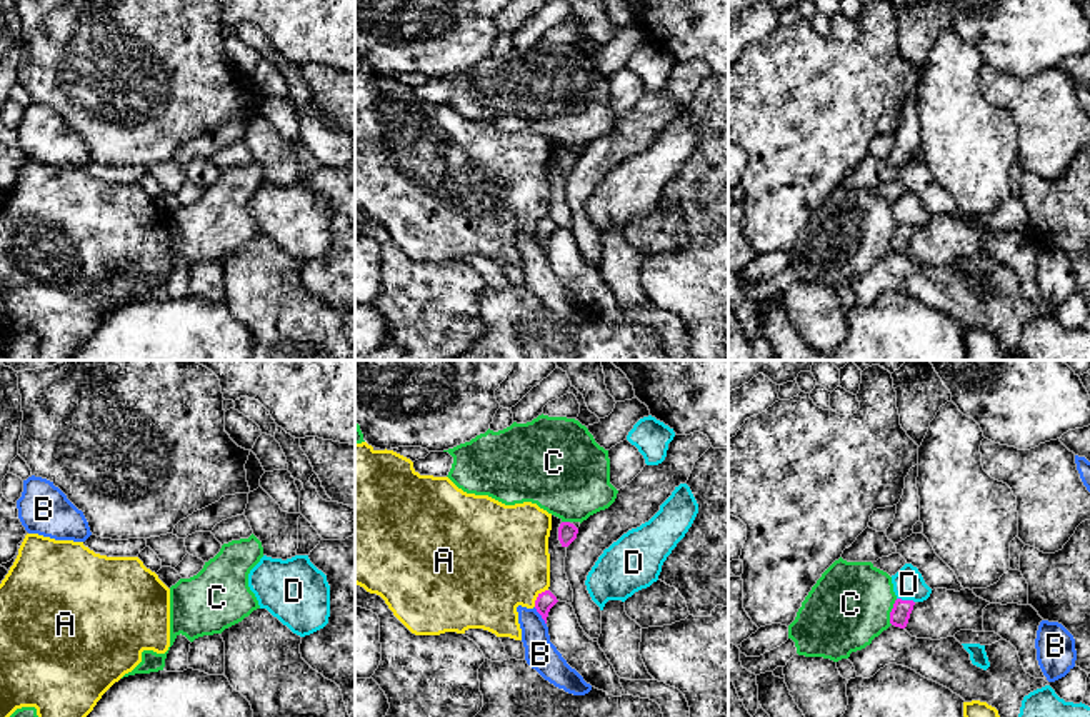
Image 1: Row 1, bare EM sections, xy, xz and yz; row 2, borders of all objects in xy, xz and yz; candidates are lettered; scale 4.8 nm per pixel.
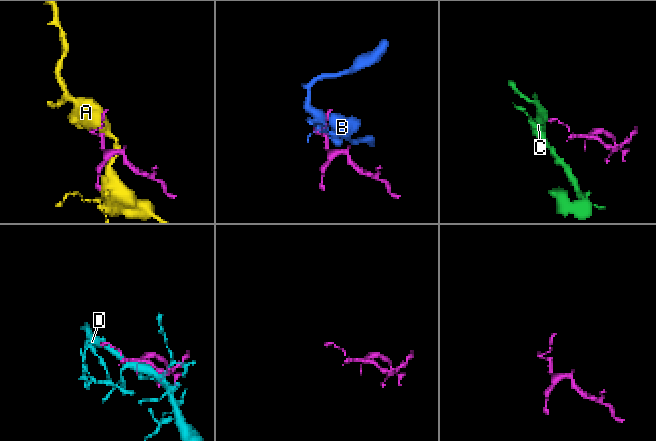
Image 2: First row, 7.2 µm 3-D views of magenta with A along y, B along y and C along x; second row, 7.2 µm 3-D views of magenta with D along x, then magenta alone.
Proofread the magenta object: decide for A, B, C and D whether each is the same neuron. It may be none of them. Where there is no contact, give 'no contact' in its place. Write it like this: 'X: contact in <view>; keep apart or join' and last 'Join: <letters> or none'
A: contact in xz; keep apart
B: contact in xz; keep apart
C: contact in yz; keep apart
D: contact in yz; keep apart
Join: none

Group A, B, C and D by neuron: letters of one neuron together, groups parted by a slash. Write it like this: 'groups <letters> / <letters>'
groups A / B / C / D

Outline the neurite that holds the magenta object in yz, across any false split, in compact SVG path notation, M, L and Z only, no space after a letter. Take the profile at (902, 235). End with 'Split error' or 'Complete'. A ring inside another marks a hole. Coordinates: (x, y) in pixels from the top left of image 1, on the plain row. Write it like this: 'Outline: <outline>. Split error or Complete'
Outline: M897 225L890 238L890 250L900 255L905 255L913 237L913 227Z. Complete

